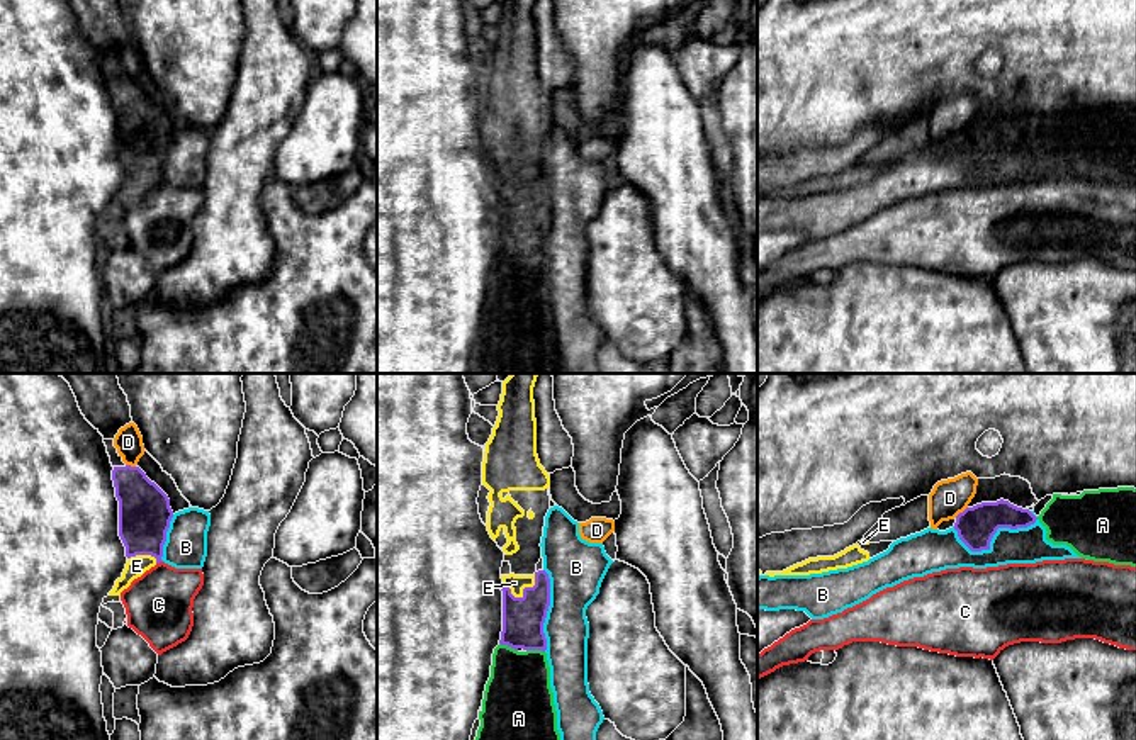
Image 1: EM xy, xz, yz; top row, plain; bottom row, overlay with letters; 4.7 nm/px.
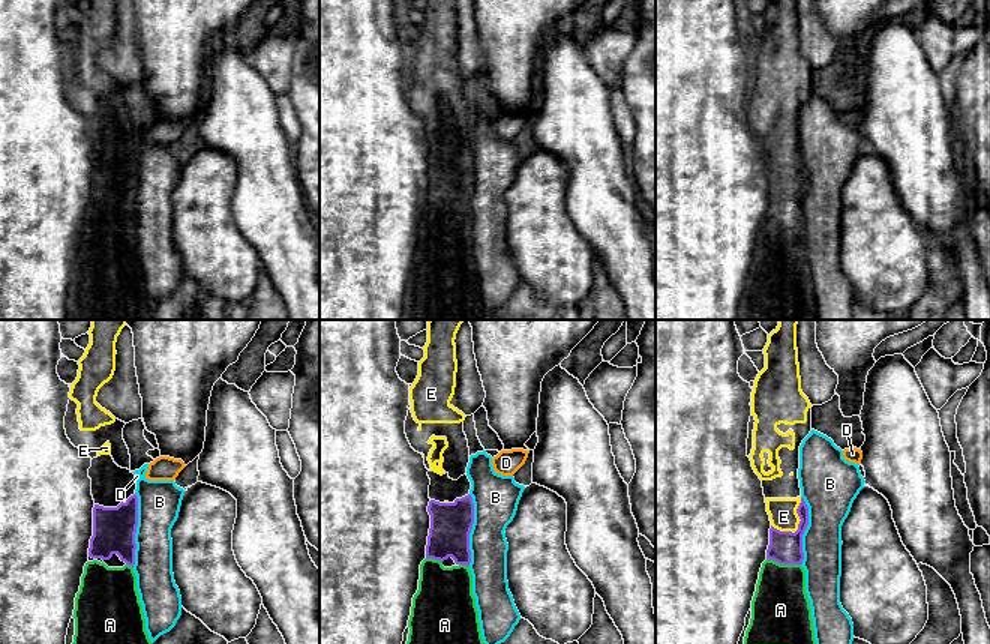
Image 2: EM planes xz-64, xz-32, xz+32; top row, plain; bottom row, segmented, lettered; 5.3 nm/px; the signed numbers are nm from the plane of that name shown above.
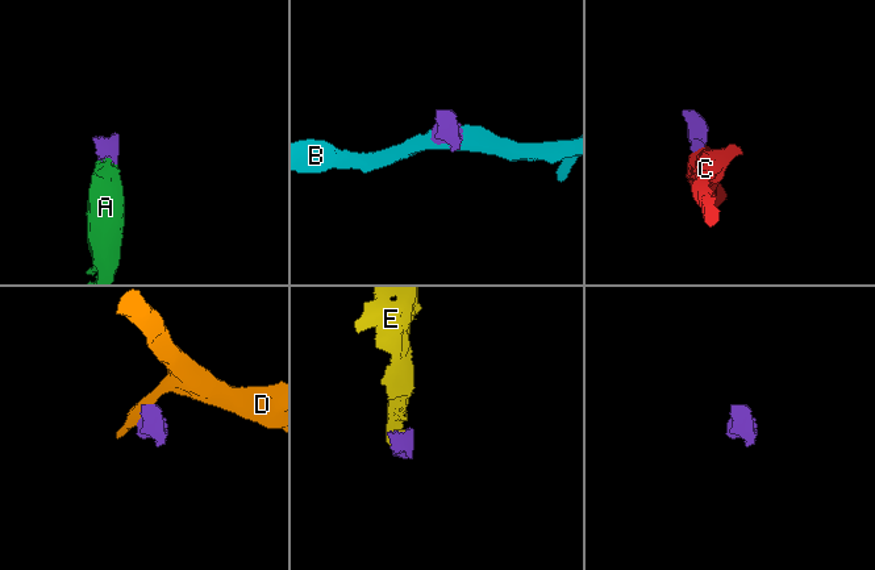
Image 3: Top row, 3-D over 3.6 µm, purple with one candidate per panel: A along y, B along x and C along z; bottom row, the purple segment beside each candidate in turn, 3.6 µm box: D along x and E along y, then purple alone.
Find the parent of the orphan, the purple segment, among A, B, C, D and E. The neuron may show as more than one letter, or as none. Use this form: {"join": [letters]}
{"join": ["A", "E"]}

